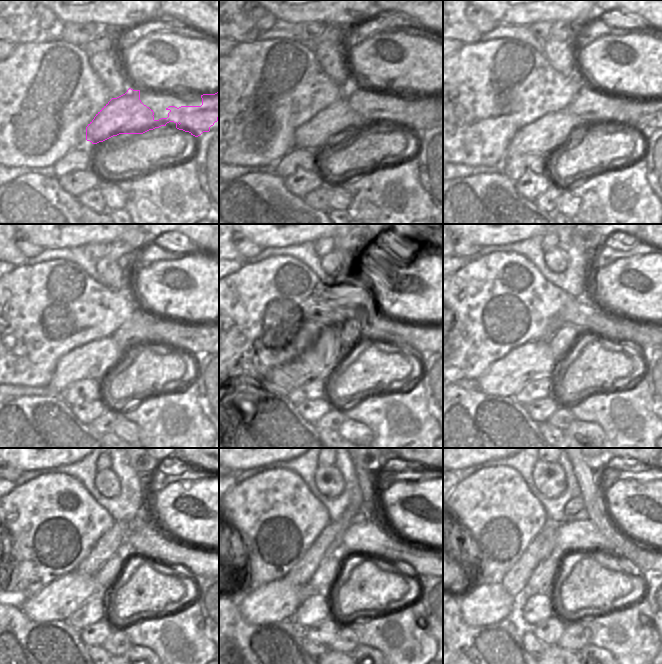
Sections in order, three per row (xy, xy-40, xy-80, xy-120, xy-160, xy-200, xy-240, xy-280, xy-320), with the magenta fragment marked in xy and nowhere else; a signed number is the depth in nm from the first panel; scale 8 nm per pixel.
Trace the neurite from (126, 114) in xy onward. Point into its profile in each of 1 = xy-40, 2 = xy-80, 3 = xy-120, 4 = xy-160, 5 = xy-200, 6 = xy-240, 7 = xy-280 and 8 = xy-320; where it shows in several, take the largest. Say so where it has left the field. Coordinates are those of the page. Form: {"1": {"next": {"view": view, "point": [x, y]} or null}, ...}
{"1": {"next": {"view": "xy-40", "point": [337, 119]}}, "2": {"next": {"view": "xy-80", "point": [542, 136]}}, "3": {"next": {"view": "xy-120", "point": [95, 359]}}, "4": {"next": {"view": "xy-160", "point": [318, 359]}}, "5": {"next": {"view": "xy-200", "point": [507, 376]}}, "6": {"next": {"view": "xy-240", "point": [58, 600]}}, "7": {"next": {"view": "xy-280", "point": [276, 601]}}, "8": {"next": {"view": "xy-320", "point": [488, 604]}}}

